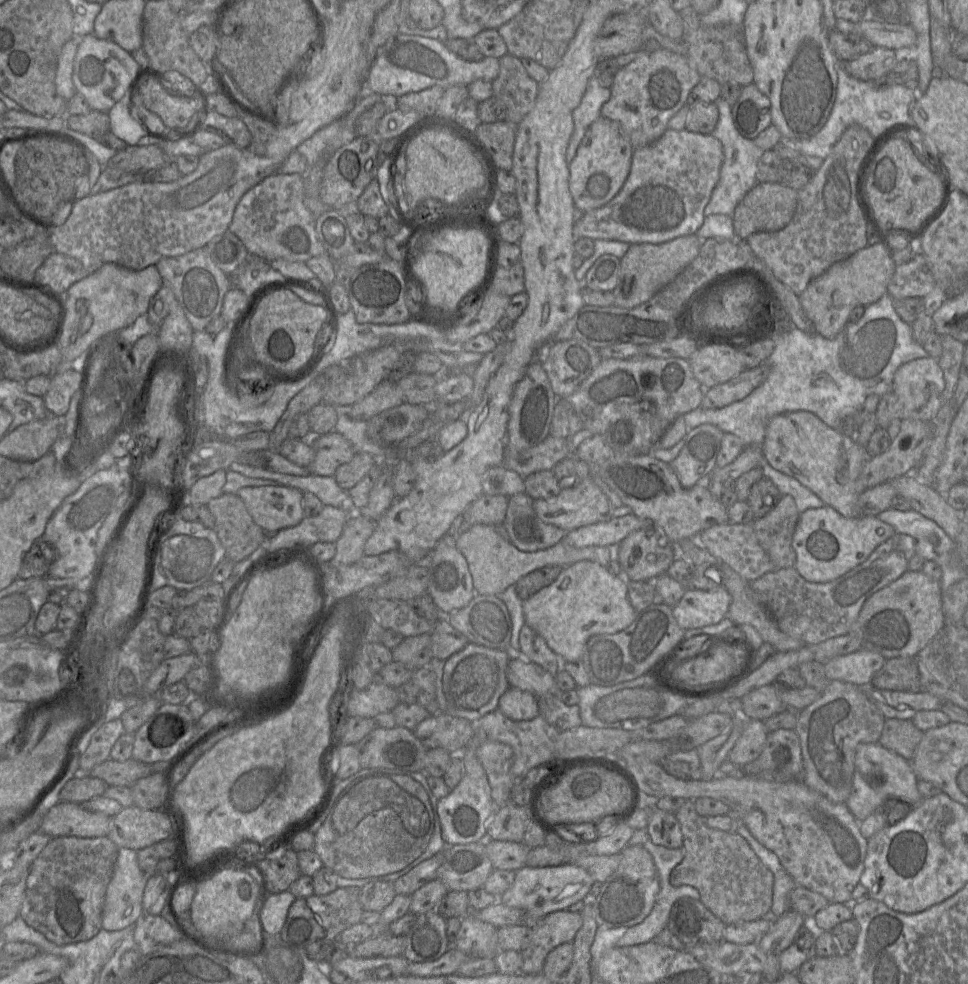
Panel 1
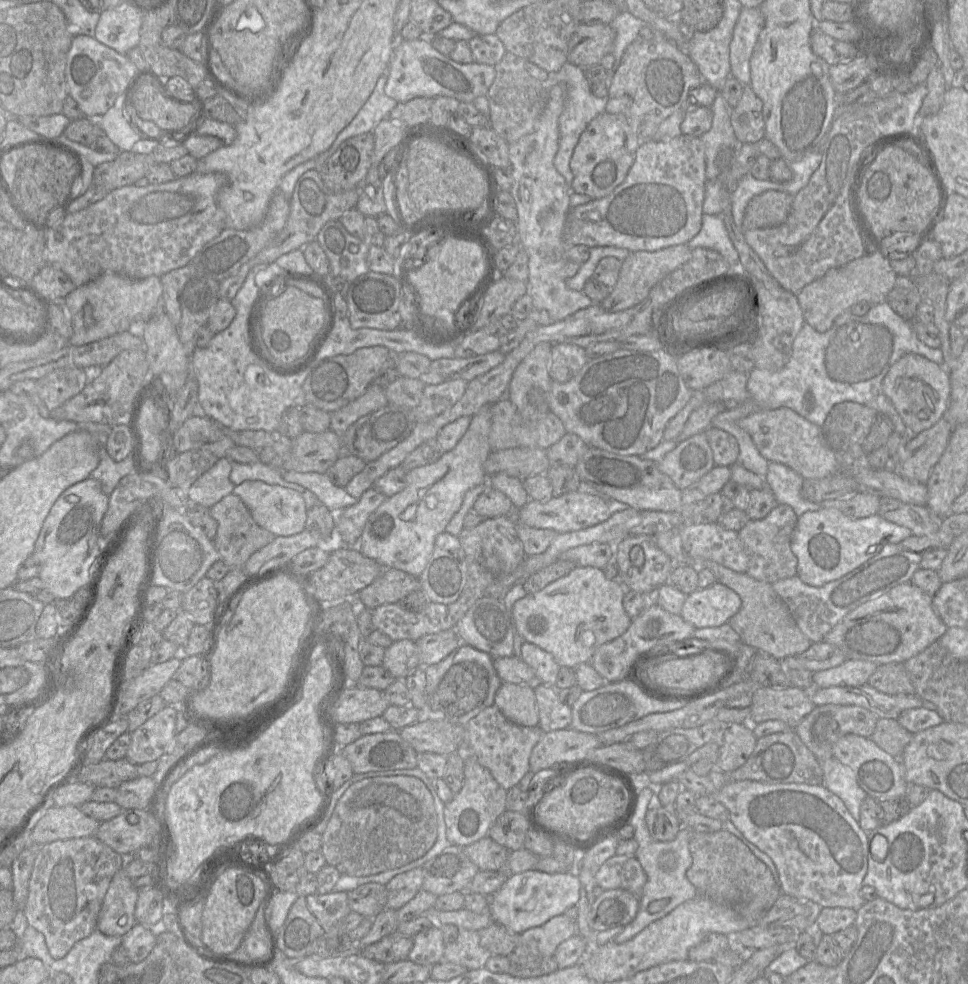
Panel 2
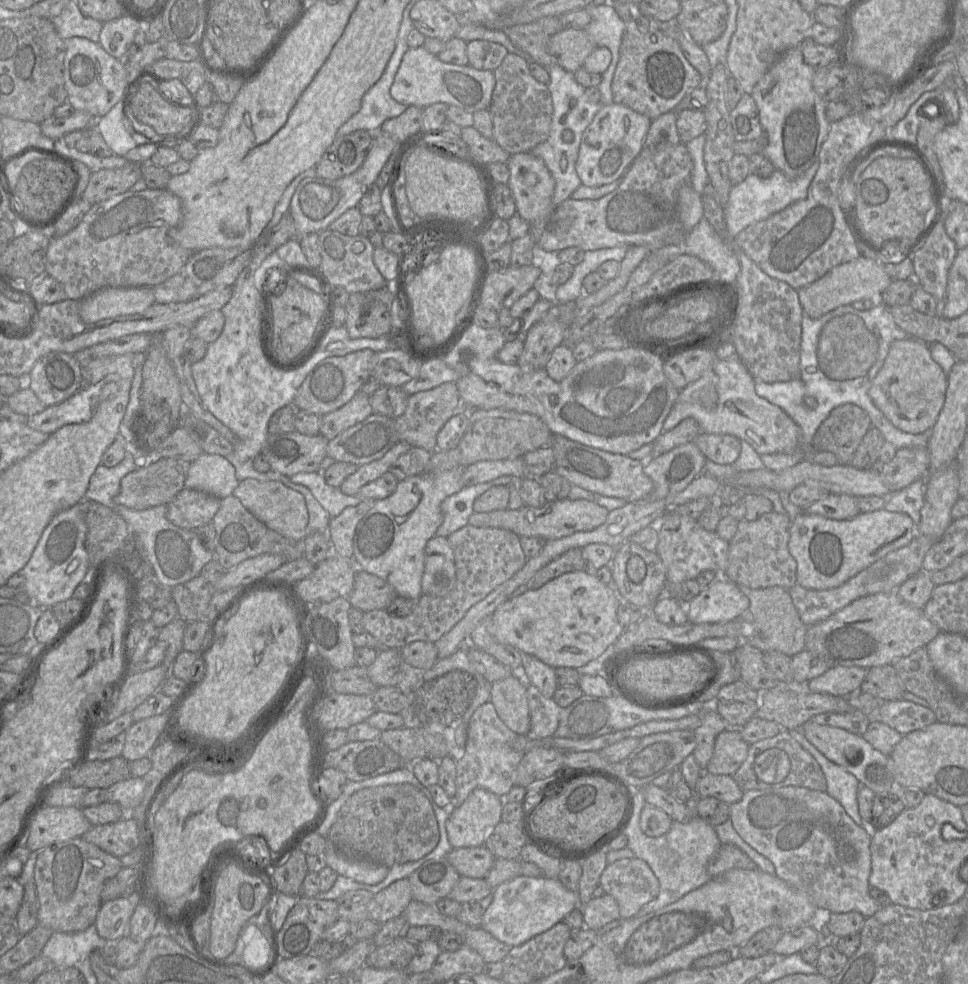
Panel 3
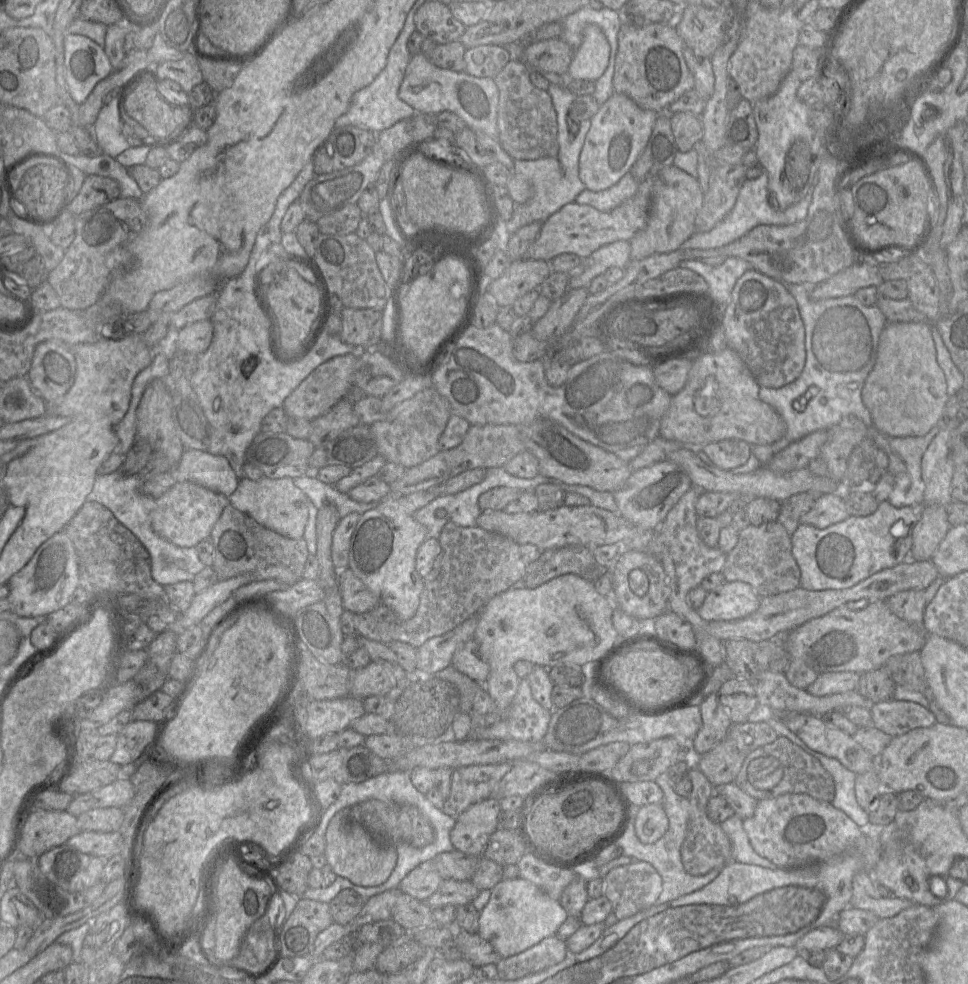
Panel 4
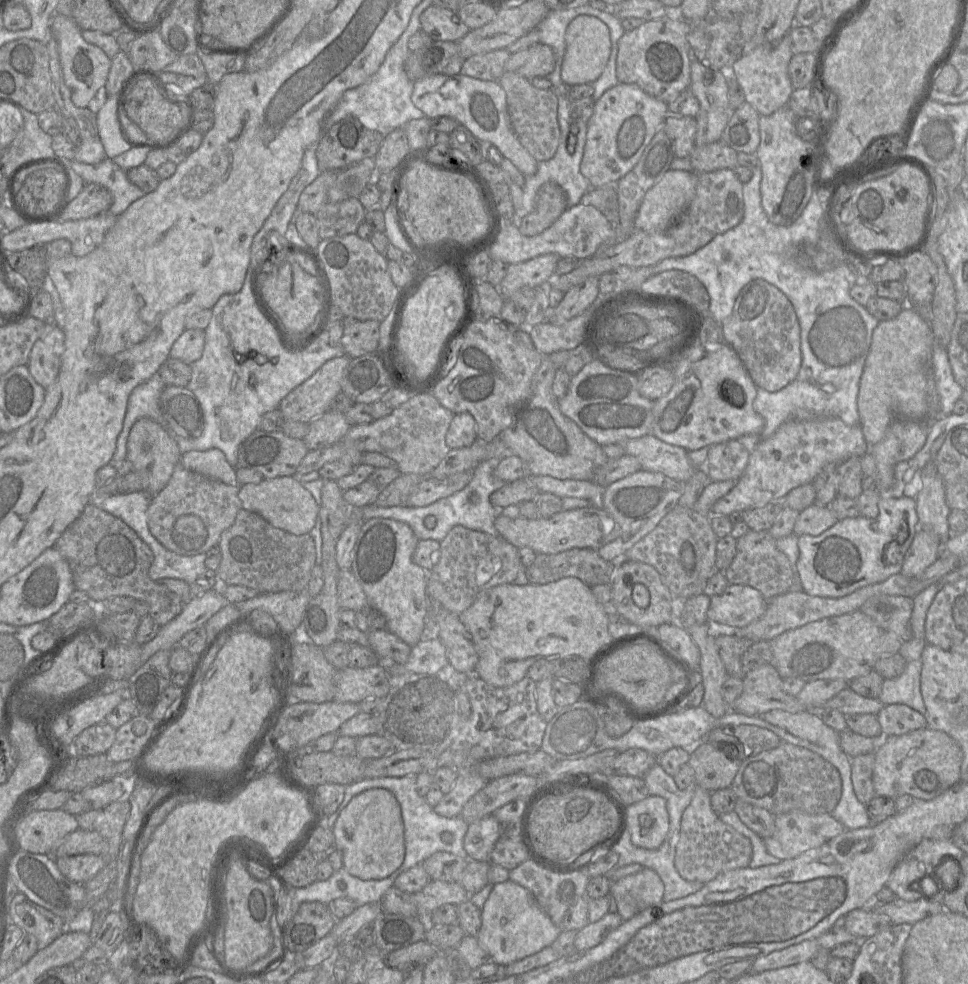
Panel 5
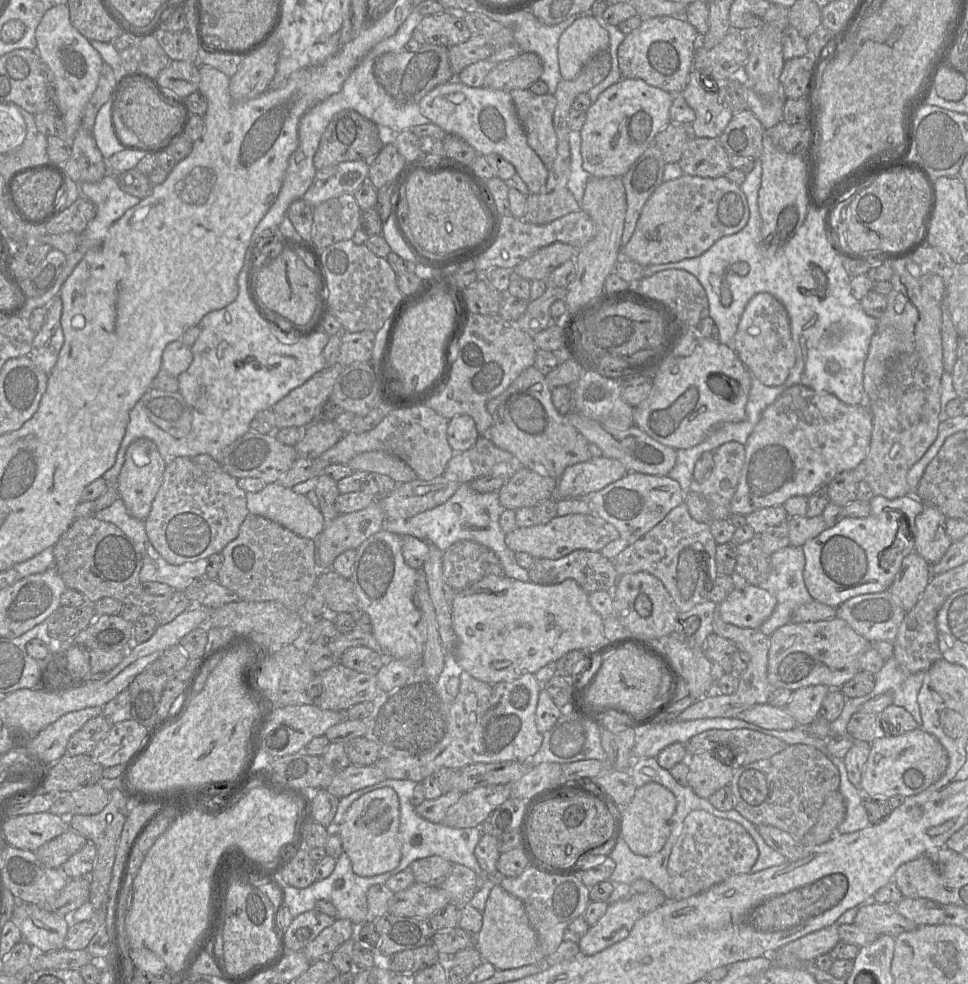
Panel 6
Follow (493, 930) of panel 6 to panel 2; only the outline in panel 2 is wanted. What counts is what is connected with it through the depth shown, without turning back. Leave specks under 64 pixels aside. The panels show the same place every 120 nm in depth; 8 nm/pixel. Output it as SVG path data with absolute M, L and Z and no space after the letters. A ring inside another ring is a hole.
M528 870L508 875L502 887L491 897L489 912L495 923L522 934L563 914L568 908L575 906L579 898L580 880L576 872L546 873Z

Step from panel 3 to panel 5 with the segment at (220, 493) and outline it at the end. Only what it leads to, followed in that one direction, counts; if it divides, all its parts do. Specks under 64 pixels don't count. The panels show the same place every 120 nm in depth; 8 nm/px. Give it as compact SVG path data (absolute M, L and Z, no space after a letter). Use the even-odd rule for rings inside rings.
M219 449L189 451L181 456L182 466L210 479L221 481L230 486L242 486L236 477L236 468L231 466L224 453Z

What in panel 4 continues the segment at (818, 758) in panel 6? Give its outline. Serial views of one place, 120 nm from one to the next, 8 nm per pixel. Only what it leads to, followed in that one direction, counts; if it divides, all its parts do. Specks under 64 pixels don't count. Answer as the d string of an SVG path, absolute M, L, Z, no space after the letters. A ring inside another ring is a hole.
M783 736L748 753L734 783L757 801L787 793L808 794L825 802L835 796L833 777L820 761Z

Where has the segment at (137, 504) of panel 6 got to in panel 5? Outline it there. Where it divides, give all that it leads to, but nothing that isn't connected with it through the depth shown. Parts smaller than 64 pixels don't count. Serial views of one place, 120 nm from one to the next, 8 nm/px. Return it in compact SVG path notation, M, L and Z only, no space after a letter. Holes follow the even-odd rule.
M141 418L134 423L128 436L126 460L132 464L132 471L148 474L148 484L145 489L147 494L154 496L166 486L181 456L178 444L166 426L149 418Z

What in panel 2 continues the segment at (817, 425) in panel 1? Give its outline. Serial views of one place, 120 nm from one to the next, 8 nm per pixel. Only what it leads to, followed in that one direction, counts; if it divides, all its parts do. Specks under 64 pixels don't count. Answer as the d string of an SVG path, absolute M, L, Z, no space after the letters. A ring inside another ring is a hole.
M790 408L751 413L739 421L739 426L751 436L764 458L786 465L804 479L825 478L840 470L838 454L825 442L821 428Z

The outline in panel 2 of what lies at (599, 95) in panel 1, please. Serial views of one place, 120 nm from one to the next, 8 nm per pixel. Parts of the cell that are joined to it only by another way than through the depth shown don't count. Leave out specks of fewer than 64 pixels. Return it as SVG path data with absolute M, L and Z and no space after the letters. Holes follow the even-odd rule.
M566 62L561 69L558 72L550 73L550 82L547 84L548 88L549 86L552 86L556 83L565 83L567 86L567 97L565 99L565 105L564 109L559 117L559 148L556 153L556 156L554 158L554 165L557 169L557 171L565 178L567 184L571 186L572 181L574 179L574 175L572 173L571 167L570 167L570 161L574 152L575 147L577 146L581 134L584 132L588 124L599 114L603 113L606 108L606 104L608 102L608 96L607 97L597 97L591 92L591 84L587 80L584 74L584 68L576 66L572 63Z

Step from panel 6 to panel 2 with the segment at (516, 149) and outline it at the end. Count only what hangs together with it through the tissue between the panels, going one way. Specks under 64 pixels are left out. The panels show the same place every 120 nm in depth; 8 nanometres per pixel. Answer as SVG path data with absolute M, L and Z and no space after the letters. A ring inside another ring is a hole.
M423 36L414 40L397 39L389 62L389 75L385 94L398 103L417 97L453 97L460 102L473 102L479 96L487 95L496 77L494 66L480 63L462 64L438 52L430 39Z

